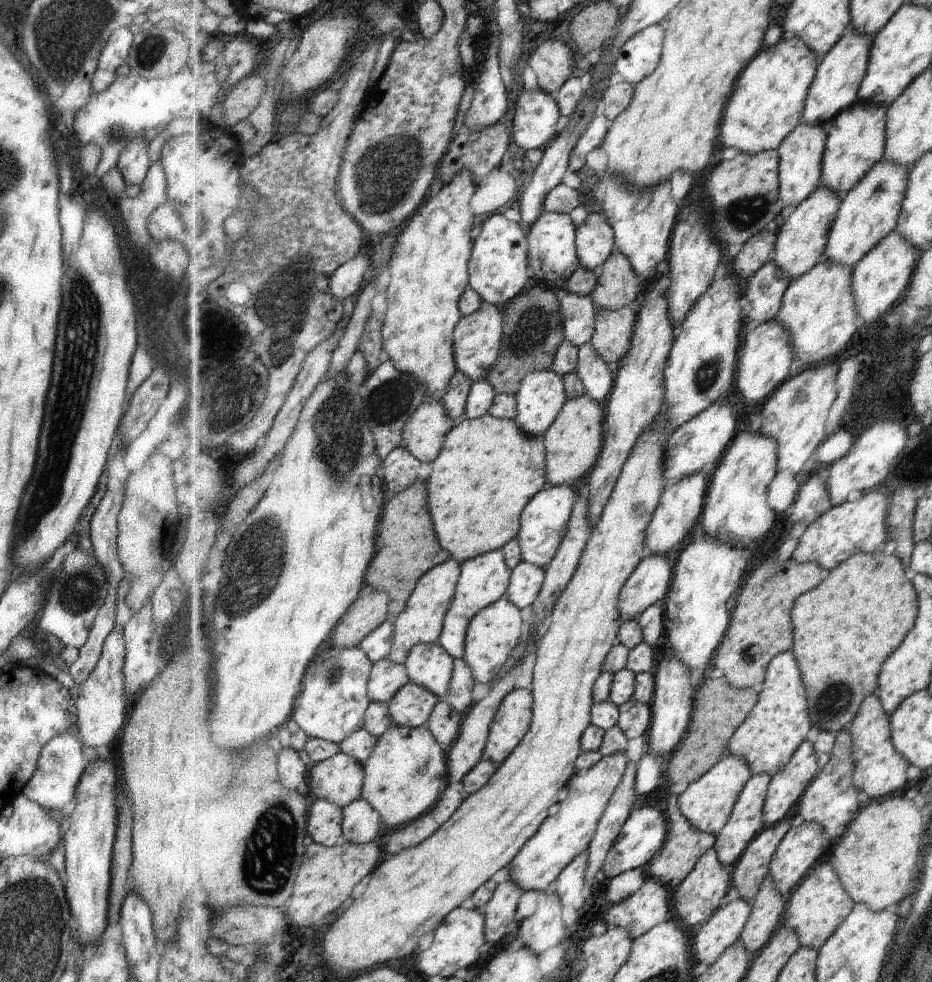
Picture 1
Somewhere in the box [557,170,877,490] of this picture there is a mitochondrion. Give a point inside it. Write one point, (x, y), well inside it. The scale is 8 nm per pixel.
(745, 213)

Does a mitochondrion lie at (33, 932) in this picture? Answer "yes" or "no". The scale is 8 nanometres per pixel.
yes

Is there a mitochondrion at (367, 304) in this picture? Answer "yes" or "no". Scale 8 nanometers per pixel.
no

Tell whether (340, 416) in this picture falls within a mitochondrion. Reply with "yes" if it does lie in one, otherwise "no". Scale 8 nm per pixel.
yes

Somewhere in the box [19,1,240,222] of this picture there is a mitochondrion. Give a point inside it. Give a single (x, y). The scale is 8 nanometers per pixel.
(152, 49)

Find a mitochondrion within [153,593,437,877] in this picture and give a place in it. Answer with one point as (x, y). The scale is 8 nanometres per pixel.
(335, 673)

